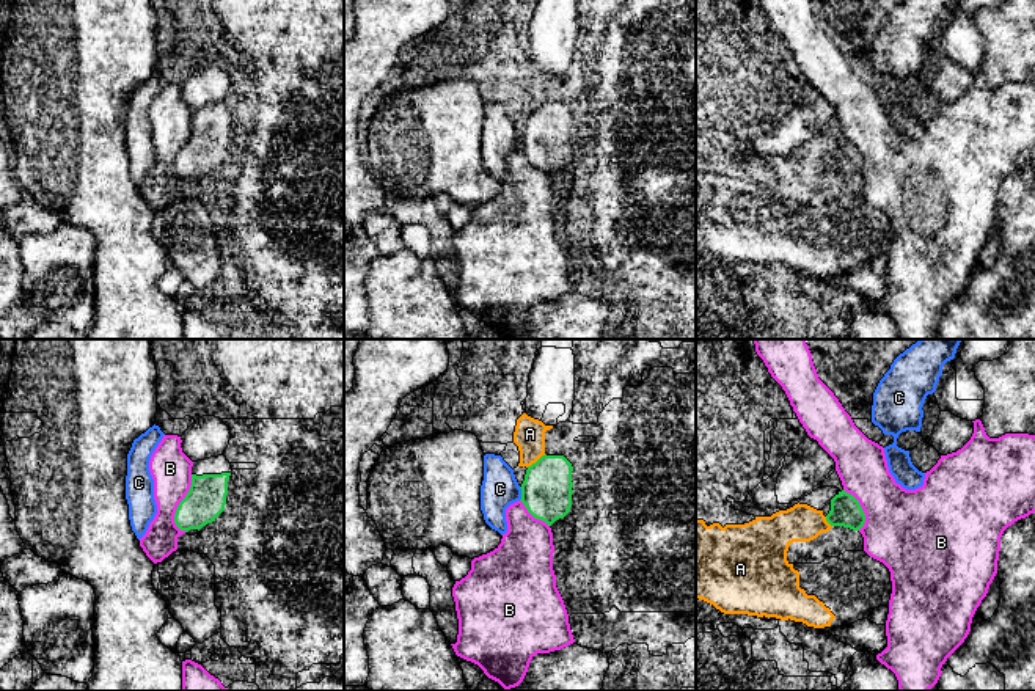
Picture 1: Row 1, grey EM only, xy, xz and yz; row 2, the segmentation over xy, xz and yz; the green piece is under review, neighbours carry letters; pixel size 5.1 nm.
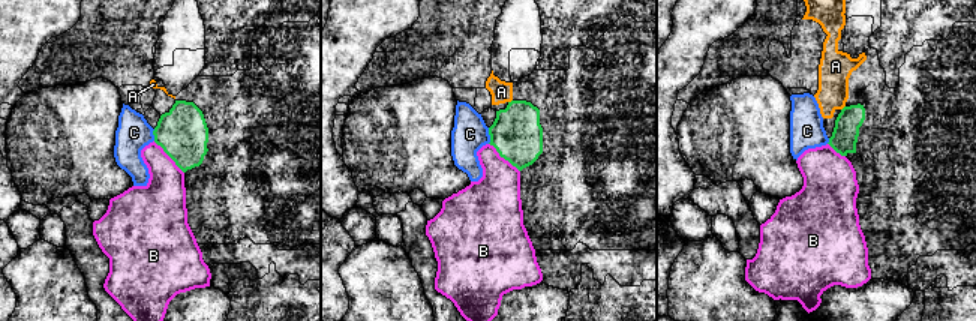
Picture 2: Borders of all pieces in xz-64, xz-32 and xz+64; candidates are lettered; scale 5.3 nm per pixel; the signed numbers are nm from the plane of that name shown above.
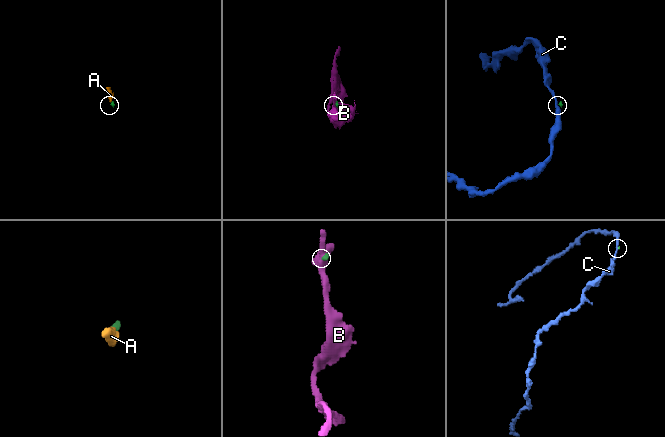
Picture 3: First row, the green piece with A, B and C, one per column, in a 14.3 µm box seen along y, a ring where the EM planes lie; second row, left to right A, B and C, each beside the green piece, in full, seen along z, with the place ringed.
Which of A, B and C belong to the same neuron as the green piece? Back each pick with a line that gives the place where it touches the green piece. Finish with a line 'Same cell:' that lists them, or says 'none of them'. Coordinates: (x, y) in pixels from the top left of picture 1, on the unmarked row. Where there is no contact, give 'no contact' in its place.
Same cell: none of them

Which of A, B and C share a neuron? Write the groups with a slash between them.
A / B / C

